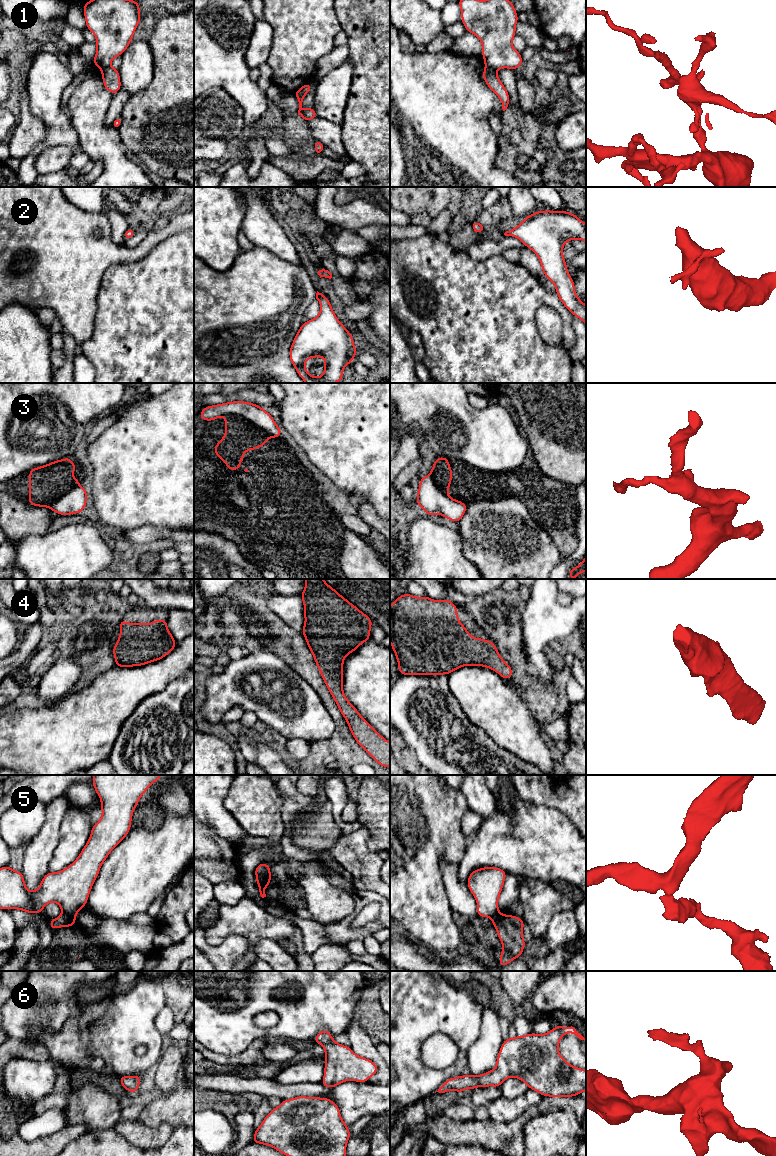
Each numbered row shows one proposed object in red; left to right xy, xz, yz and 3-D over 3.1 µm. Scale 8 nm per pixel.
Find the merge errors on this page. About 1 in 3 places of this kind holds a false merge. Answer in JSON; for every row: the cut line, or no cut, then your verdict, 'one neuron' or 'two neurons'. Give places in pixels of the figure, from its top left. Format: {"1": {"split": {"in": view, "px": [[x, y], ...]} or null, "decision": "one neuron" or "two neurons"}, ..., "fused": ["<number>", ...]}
{"1": {"split": {"in": "yz", "px": [[486, 65], [495, 71]]}, "decision": "two neurons"}, "2": {"split": null, "decision": "one neuron"}, "3": {"split": {"in": "xz", "px": [[224, 415], [243, 416], [271, 436]]}, "decision": "two neurons"}, "4": {"split": null, "decision": "one neuron"}, "5": {"split": {"in": "xz", "px": [[257, 877], [270, 882]]}, "decision": "two neurons"}, "6": {"split": null, "decision": "one neuron"}, "fused": ["1", "3", "5"]}

